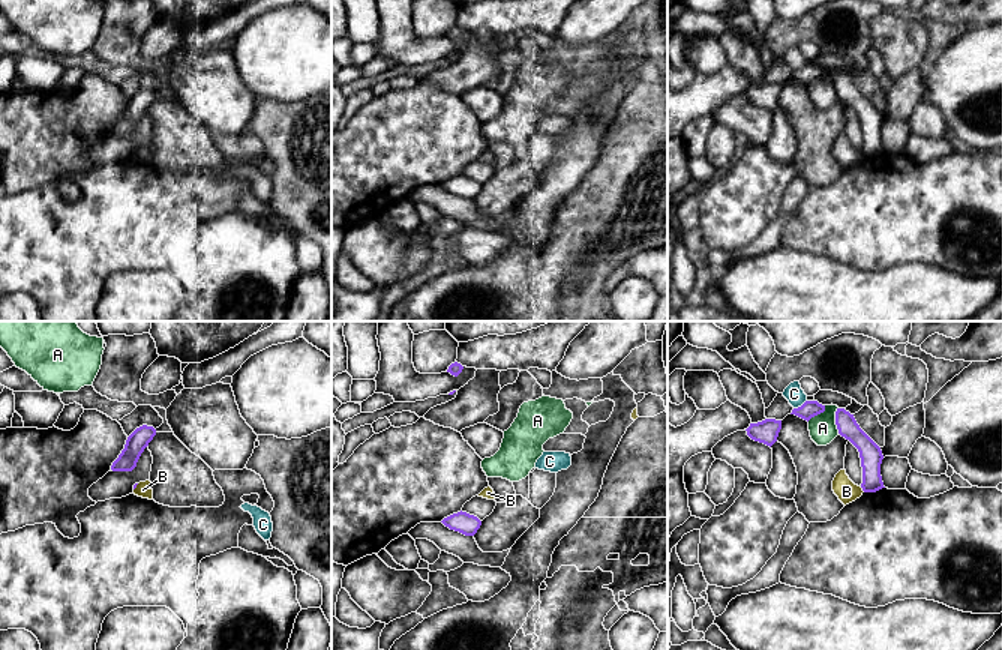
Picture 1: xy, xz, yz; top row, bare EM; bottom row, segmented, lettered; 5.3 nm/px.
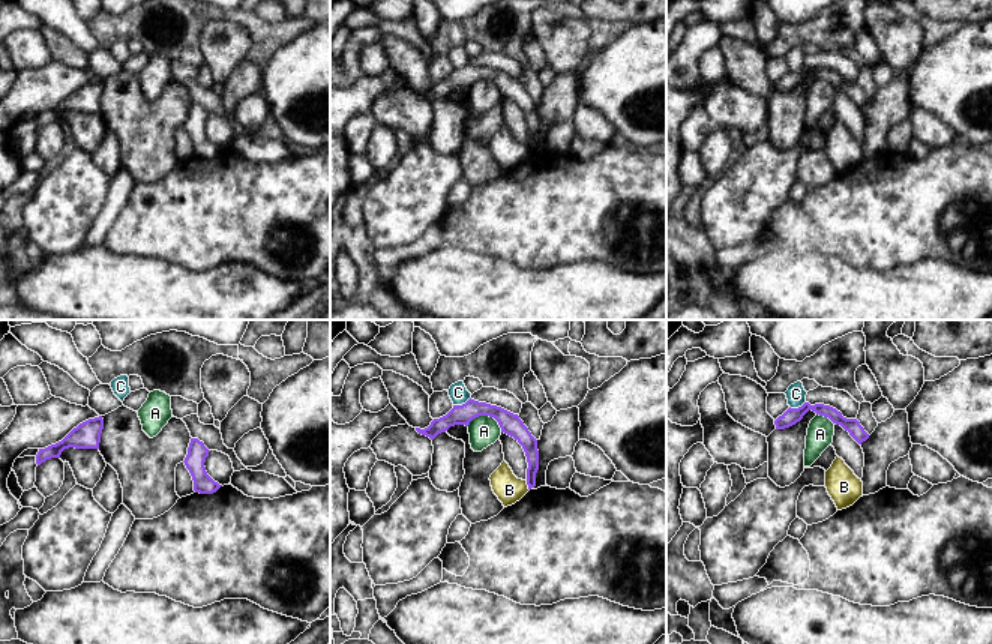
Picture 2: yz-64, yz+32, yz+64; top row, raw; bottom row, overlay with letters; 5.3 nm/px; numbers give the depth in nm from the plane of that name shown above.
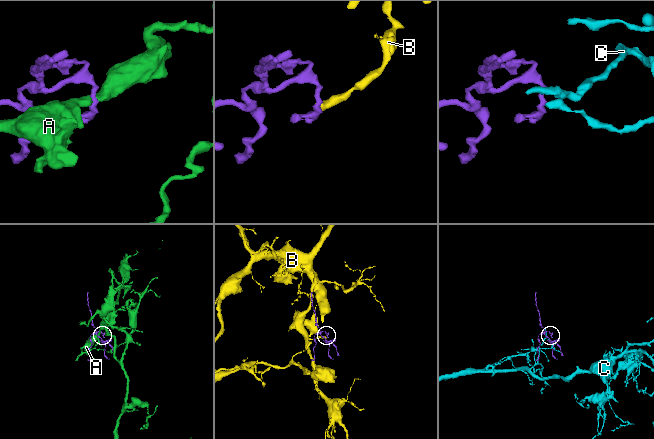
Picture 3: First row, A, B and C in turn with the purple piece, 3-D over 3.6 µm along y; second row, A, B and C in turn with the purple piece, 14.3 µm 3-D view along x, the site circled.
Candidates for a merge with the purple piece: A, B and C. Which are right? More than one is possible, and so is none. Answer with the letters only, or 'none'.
none

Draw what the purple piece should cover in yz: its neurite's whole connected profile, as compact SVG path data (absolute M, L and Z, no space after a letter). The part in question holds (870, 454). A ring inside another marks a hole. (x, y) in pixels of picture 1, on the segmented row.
M837 408L836 425L838 434L849 440L860 452L862 467L862 491L876 492L885 488L880 476L880 464L884 459L880 447L860 428L854 414L844 408Z

